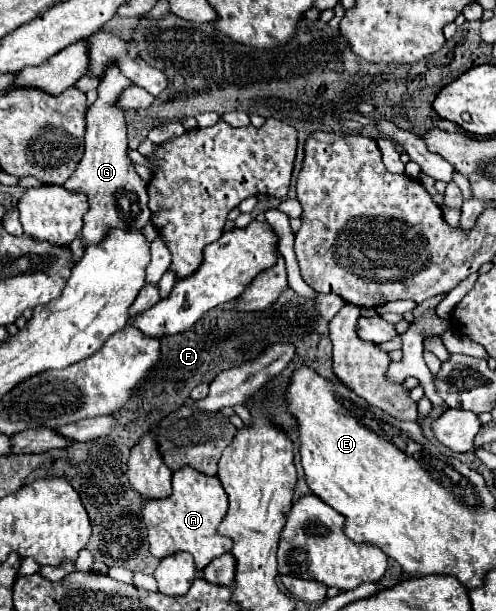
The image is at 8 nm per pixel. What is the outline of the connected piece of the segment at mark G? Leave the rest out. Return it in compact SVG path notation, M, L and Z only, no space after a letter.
M113 62L105 68L99 82L99 98L87 110L87 132L85 132L85 154L77 164L73 176L63 184L69 190L83 192L89 198L89 212L85 214L83 242L85 246L95 244L103 238L105 228L143 228L151 220L151 210L147 206L147 184L135 172L131 158L127 156L127 122L125 110L119 106L119 96L123 90L131 88L133 82L123 76L119 66Z

